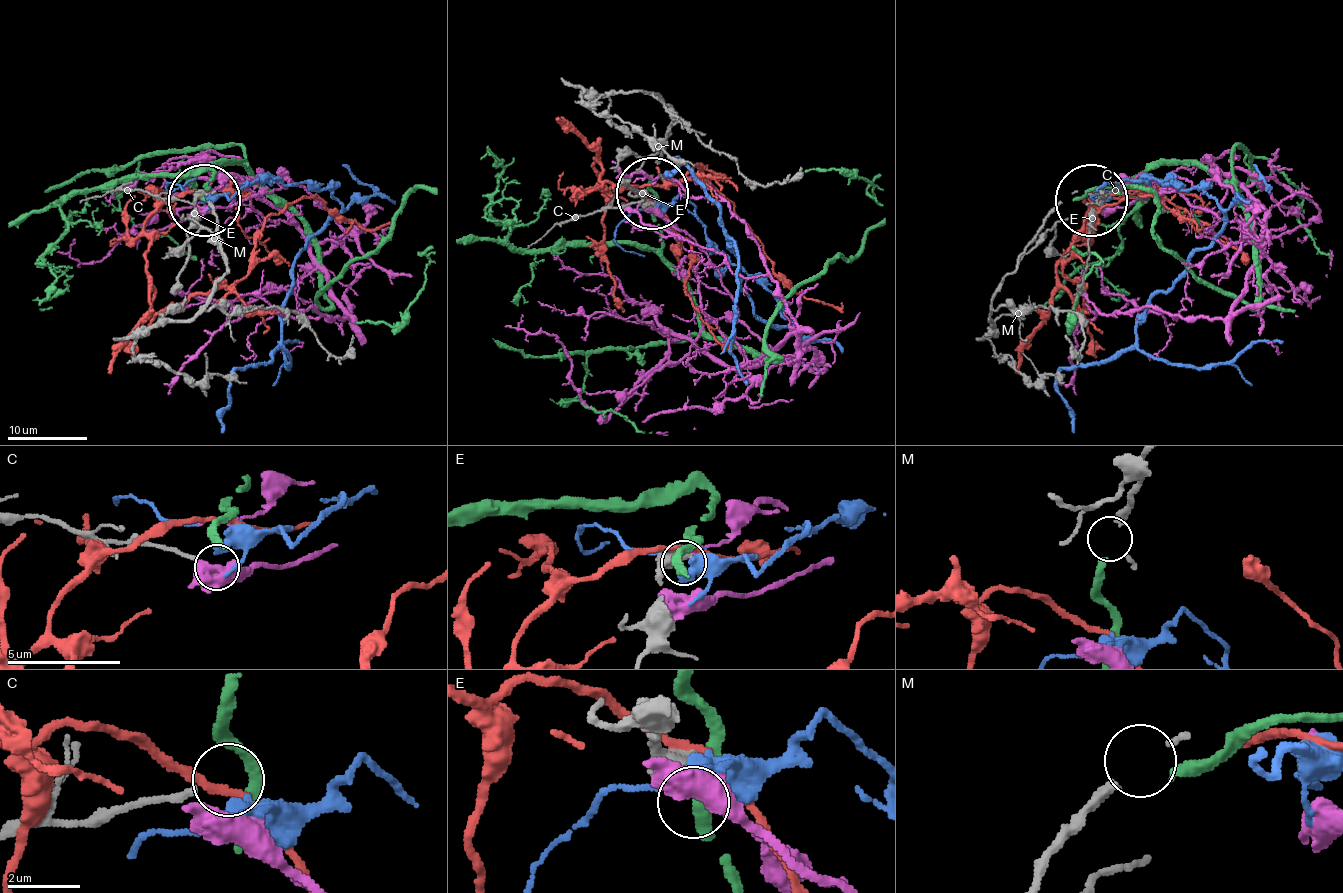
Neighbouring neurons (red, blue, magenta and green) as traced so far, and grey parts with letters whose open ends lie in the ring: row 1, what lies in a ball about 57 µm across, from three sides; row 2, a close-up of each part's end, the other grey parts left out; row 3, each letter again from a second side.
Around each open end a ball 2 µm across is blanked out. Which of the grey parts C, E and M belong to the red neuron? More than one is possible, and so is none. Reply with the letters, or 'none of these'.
none of these

